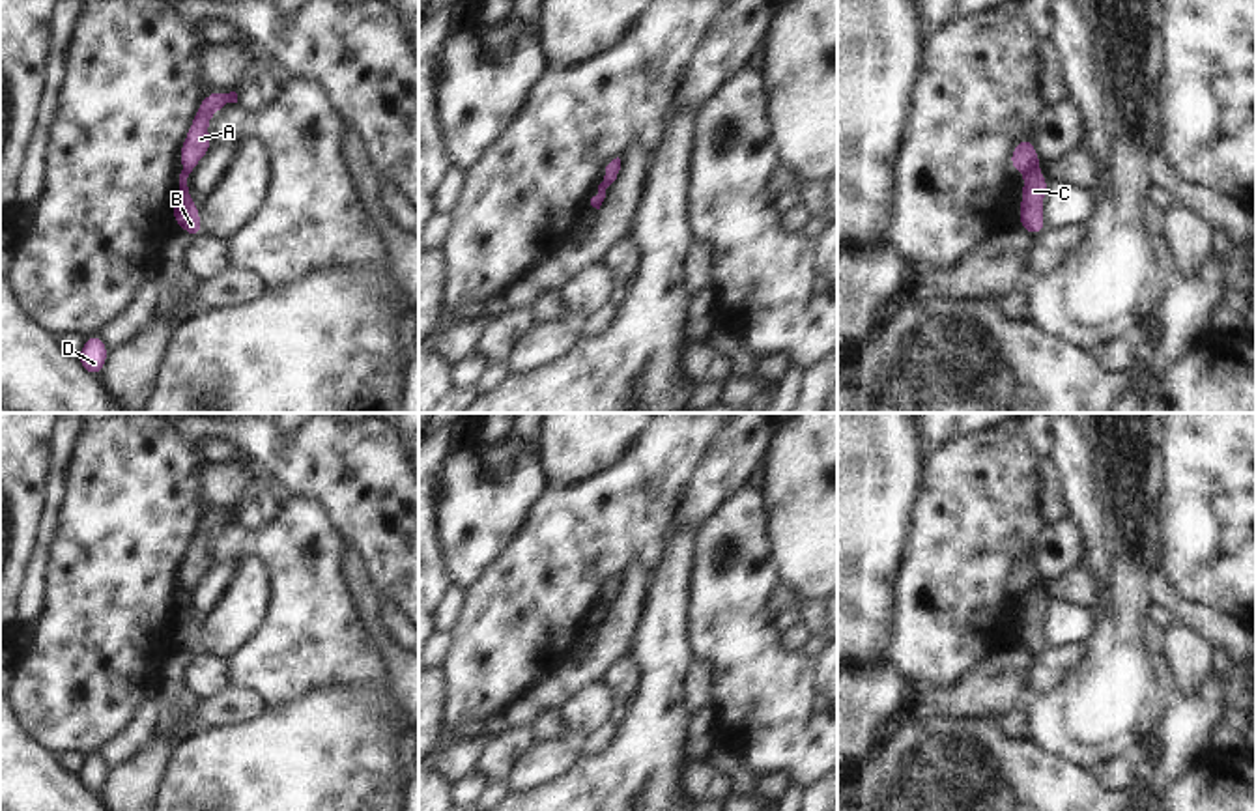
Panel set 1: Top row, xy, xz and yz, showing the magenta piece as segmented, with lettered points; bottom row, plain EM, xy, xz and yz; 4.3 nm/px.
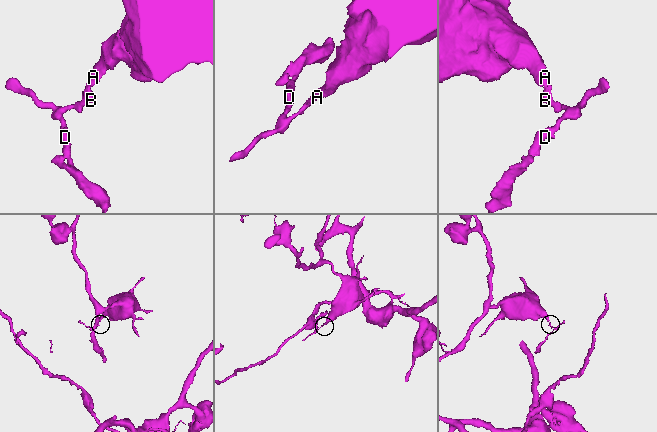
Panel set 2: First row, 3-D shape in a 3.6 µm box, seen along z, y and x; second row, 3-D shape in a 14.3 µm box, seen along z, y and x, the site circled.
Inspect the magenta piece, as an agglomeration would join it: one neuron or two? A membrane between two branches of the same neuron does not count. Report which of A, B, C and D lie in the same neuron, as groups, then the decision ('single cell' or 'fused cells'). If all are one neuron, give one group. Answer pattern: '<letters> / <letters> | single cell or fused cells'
A / B C D | fused cells

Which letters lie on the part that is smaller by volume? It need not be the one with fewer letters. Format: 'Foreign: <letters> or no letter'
Foreign: B, C, D

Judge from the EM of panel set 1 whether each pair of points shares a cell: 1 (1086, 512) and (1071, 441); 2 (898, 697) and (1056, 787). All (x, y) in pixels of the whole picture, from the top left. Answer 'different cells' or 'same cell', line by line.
1: same cell
2: different cells

